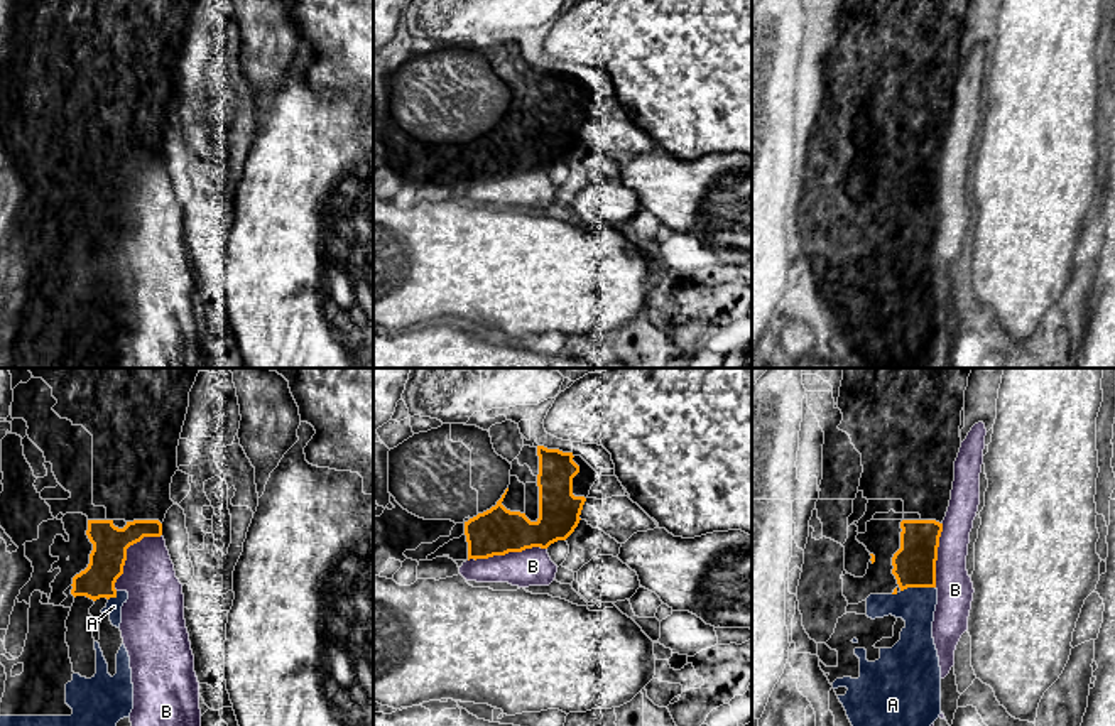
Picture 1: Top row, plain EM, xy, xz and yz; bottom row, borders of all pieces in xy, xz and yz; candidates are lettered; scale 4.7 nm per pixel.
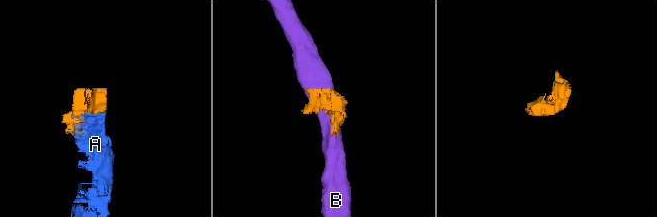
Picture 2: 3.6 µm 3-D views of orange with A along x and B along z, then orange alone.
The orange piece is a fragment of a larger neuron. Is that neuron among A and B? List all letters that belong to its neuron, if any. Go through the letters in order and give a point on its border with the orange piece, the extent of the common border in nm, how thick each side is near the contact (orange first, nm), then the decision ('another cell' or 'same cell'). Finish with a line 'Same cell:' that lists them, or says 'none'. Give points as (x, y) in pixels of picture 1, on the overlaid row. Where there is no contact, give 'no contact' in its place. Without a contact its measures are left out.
A: yz (918, 586) | 170 nm | 200/180 nm | same cell
B: xz (507, 552) | 380 nm | 220/180 nm | another cell
Same cell: A

